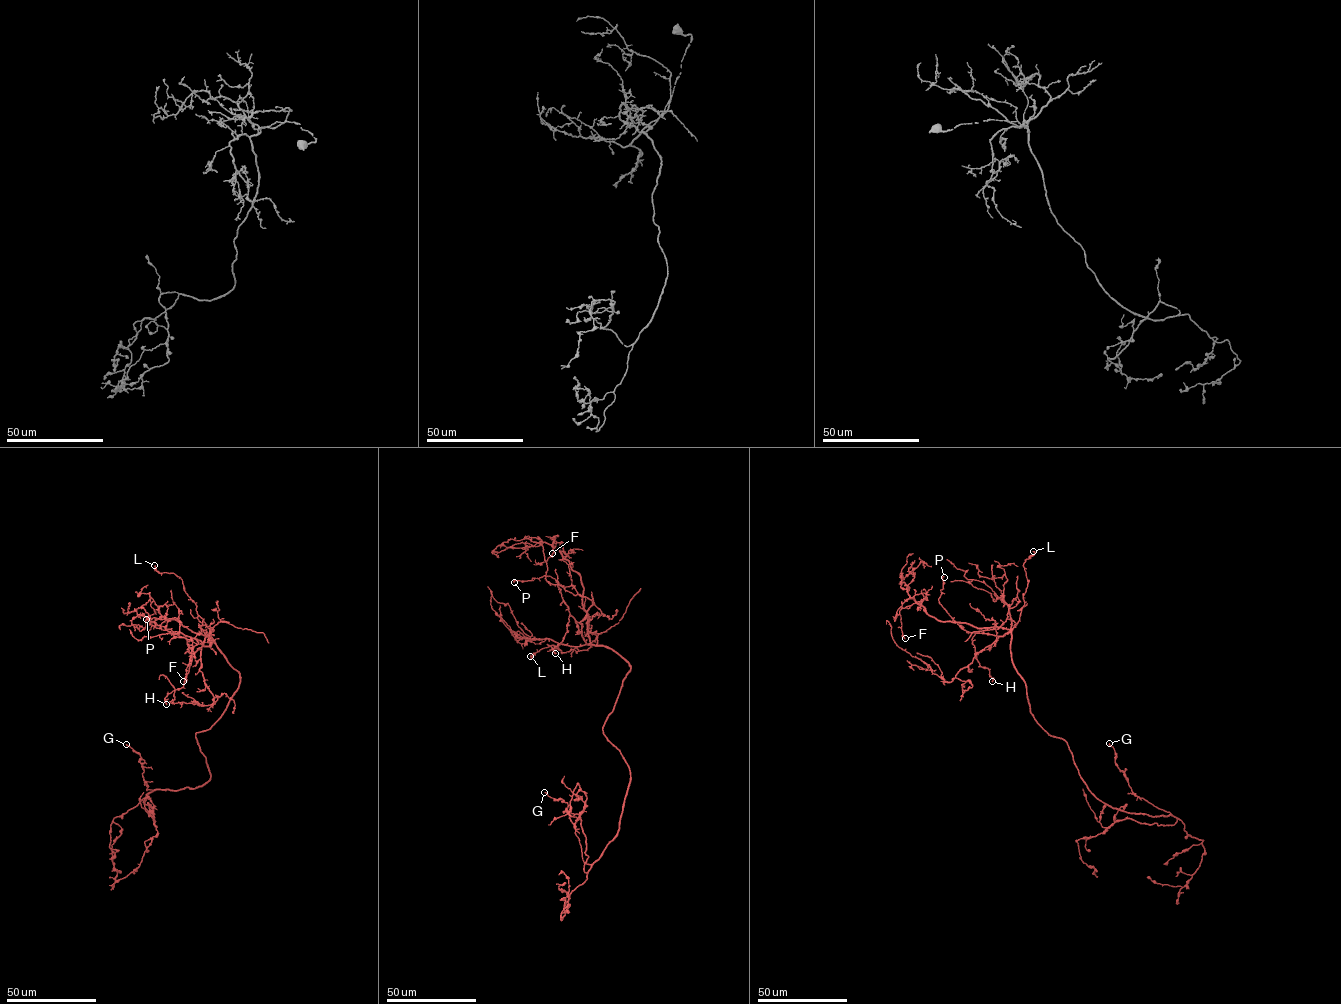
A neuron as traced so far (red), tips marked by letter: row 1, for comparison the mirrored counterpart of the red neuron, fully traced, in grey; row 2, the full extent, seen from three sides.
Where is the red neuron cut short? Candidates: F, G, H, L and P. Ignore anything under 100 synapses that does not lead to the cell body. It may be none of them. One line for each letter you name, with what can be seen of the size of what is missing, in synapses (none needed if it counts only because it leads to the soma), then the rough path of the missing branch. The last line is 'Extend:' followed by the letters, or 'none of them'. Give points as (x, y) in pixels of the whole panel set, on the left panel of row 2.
Extend: none of them

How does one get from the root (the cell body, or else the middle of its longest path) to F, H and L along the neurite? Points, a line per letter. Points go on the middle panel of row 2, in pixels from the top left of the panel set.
F: (604, 734), (605, 721), (630, 667), (610, 647), (590, 641), (581, 577), (554, 538), (552, 553)
H: (604, 734), (629, 664), (610, 647), (586, 643), (569, 614), (567, 632), (552, 649), (555, 653)
L: (604, 734), (630, 670), (626, 662), (610, 647), (592, 644), (564, 653), (552, 645), (530, 656)

